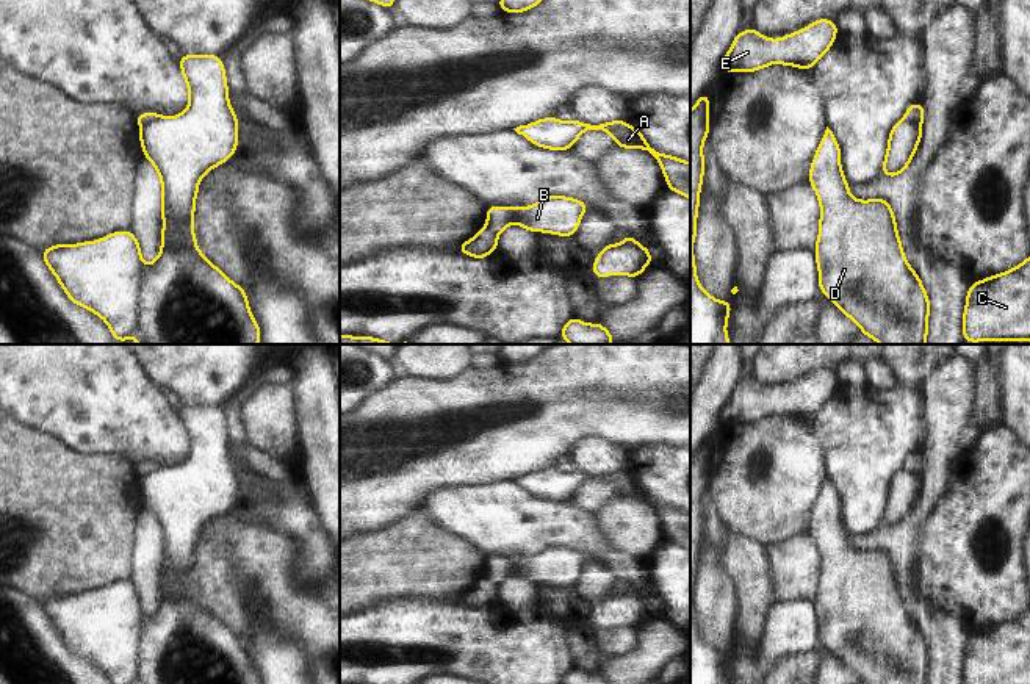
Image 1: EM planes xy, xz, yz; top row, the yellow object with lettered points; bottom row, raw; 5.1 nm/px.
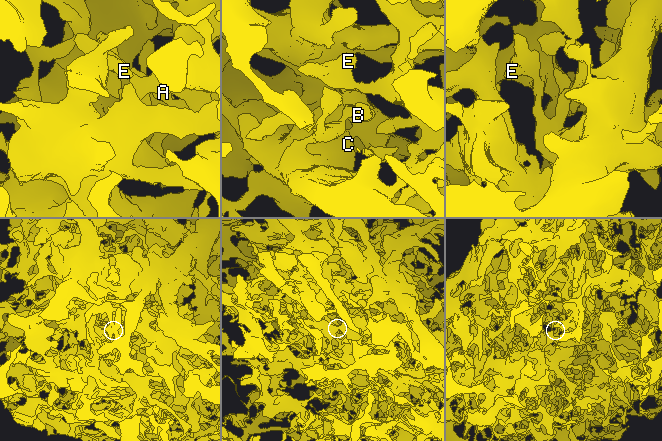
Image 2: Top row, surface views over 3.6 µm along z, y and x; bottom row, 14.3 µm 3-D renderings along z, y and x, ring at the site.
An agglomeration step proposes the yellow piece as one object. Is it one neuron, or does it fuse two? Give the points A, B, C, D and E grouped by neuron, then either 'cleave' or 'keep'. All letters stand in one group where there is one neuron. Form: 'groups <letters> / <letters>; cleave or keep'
groups A B D E / C; cleave

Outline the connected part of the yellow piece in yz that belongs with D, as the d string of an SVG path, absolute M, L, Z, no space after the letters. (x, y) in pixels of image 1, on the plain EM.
M828 477L809 518L809 535L822 559L814 598L819 640L859 676L861 684L928 684L930 650L903 606L892 559L886 549L858 551L850 546L841 498Z

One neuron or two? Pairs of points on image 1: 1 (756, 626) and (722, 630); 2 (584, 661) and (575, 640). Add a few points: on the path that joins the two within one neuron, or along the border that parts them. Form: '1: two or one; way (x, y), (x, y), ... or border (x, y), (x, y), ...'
1: two; border (734, 590), (736, 636)
2: one; way (584, 656), (579, 645)

